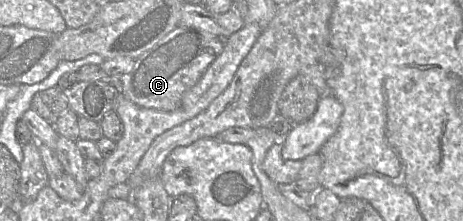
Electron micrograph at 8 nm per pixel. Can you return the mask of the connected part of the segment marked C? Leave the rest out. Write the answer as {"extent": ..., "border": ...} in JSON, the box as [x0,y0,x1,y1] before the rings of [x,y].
{"extent":[120,25,224,111],"border":[[[178,25],[139,56],[129,73],[120,77],[120,94],[144,108],[173,111],[181,106],[185,92],[197,83],[223,48],[224,39],[206,31]]]}

